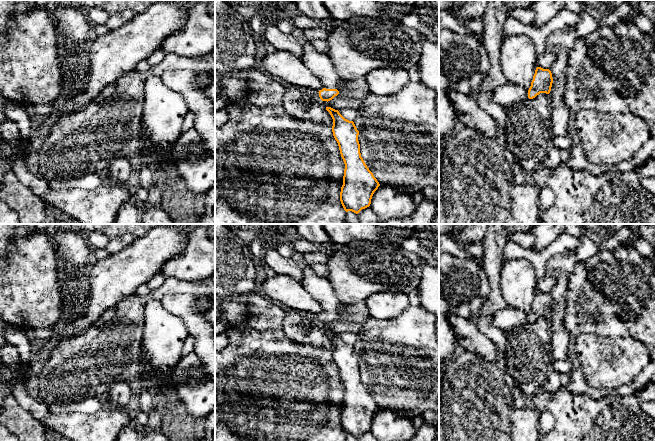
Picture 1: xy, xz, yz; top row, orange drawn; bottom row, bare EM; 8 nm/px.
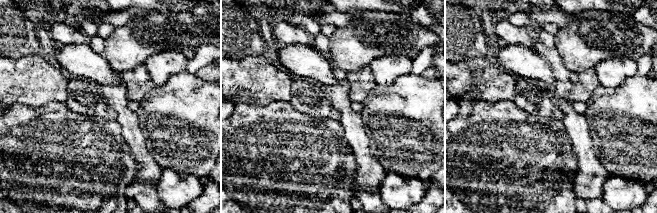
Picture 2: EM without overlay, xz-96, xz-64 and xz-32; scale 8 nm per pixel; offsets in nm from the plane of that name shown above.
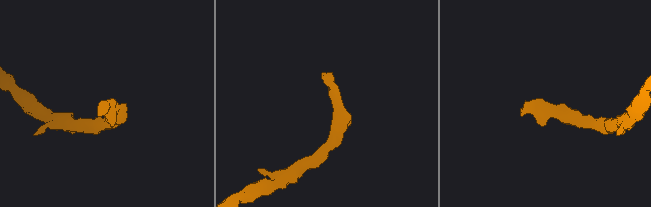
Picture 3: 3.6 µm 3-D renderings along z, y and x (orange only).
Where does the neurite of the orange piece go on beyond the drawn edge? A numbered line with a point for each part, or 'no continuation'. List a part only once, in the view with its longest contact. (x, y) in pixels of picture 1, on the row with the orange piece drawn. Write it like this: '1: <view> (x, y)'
1: xz (319, 63)

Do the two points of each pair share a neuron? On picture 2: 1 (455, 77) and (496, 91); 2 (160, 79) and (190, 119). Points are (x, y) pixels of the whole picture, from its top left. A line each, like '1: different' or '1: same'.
1: same
2: different

